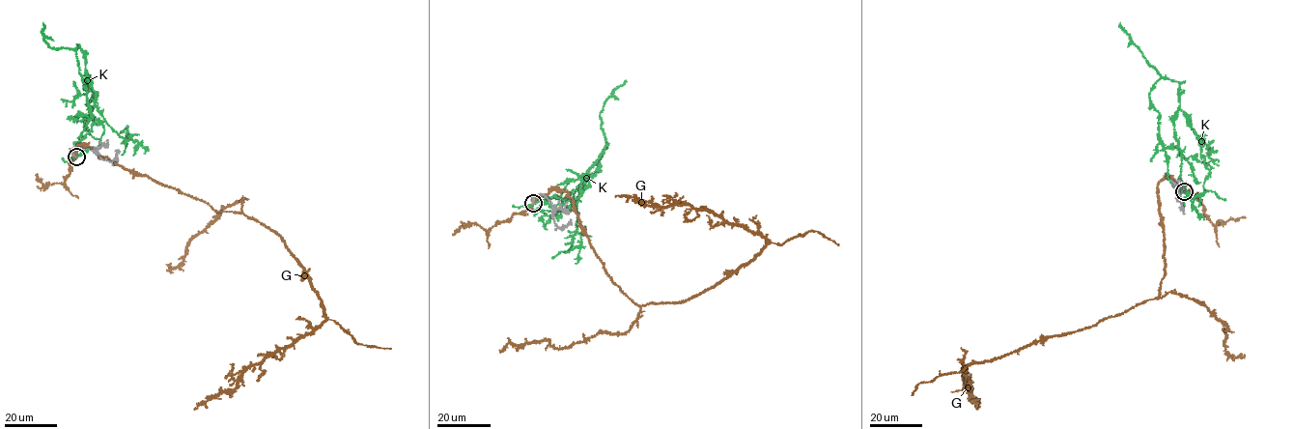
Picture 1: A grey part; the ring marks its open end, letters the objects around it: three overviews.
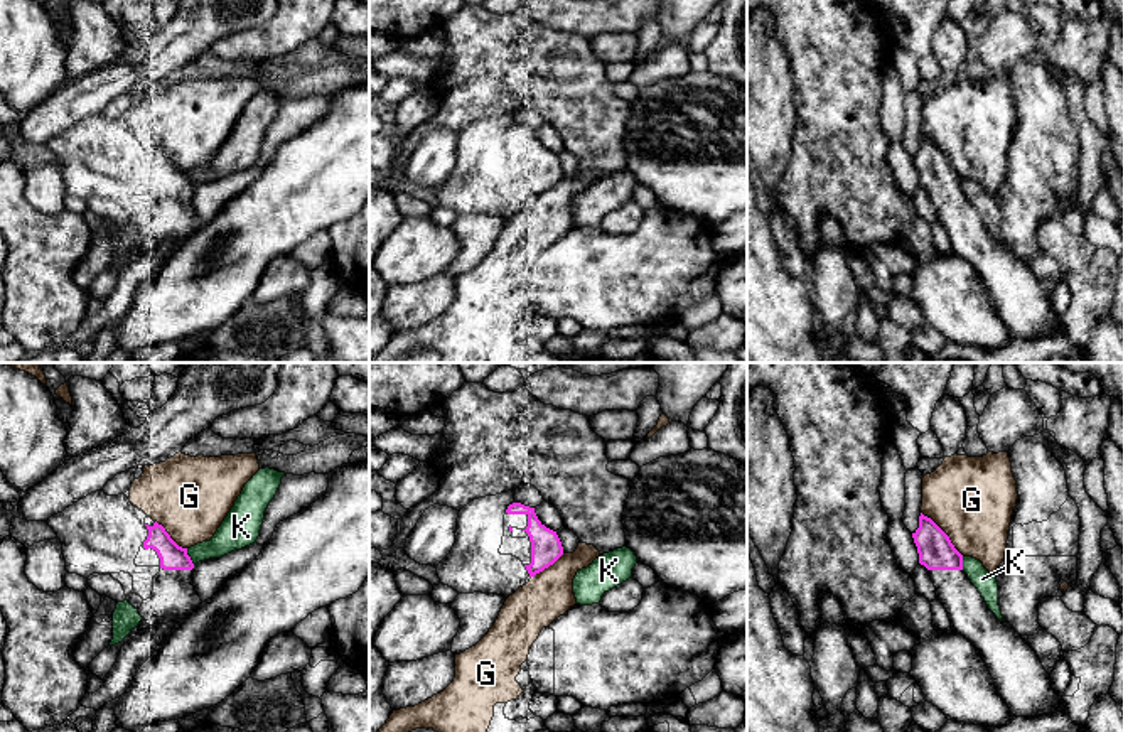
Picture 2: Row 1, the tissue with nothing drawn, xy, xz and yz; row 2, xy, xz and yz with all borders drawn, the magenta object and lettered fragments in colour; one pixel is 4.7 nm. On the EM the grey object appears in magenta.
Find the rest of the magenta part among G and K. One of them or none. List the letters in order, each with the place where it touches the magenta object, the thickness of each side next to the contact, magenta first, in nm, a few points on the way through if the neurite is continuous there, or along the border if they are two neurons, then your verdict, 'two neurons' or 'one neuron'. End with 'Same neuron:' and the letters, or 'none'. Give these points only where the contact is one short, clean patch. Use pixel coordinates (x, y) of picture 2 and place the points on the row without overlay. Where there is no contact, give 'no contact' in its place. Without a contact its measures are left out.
G: yz (945, 156) | 170/400 nm | two neurons
K: xy (189, 179) | 130/160 nm | along xy (186, 171), (194, 186) | two neurons
Same neuron: none

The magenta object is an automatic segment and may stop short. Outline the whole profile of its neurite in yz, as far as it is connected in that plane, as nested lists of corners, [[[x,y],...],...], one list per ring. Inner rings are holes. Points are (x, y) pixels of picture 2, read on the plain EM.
[[[921,135],[919,150],[912,155],[919,175],[919,186],[929,192],[936,209],[936,219],[944,228],[951,251],[964,258],[981,277],[995,310],[1015,339],[1039,339],[1057,334],[1066,336],[1064,322],[1050,307],[1050,297],[1044,292],[1037,275],[1013,251],[988,231],[978,211],[963,194],[963,177],[954,170],[949,159]]]

